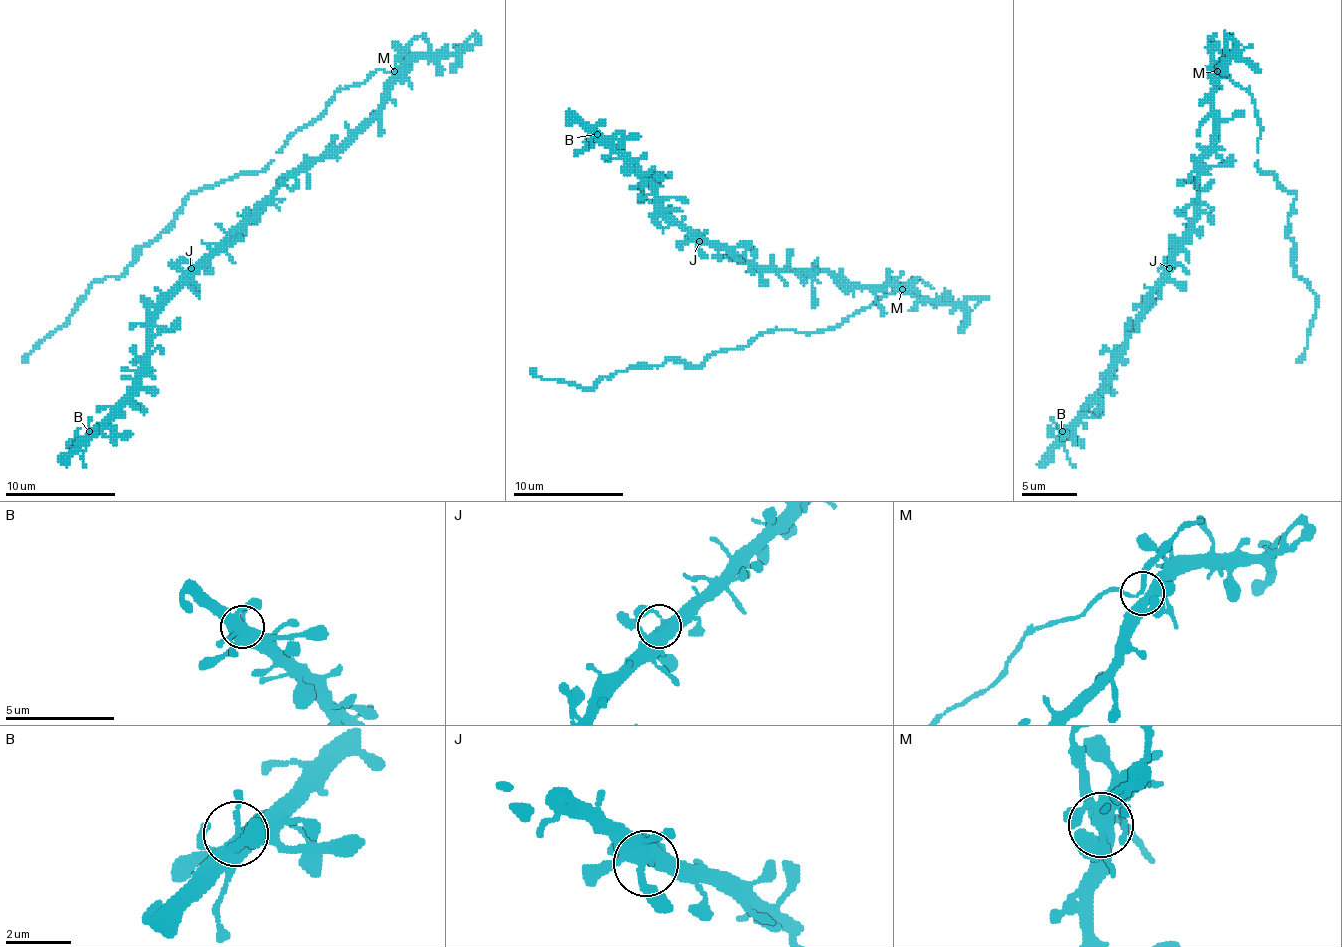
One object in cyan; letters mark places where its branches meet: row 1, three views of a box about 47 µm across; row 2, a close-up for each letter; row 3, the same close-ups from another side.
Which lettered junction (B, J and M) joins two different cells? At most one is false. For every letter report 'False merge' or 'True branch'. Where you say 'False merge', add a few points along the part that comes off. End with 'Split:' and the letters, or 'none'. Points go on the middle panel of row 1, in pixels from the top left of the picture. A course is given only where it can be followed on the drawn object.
B: True branch
J: True branch
M: True branch
Split: none

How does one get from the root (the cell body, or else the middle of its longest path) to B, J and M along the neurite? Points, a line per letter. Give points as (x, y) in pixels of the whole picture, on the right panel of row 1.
B: (1213, 91), (1213, 141), (1200, 158), (1200, 216), (1191, 238), (1136, 318), (1108, 387), (1062, 431)
J: (1213, 91), (1213, 141), (1200, 158), (1200, 216), (1178, 243), (1169, 268)
M: (1213, 91), (1216, 72)

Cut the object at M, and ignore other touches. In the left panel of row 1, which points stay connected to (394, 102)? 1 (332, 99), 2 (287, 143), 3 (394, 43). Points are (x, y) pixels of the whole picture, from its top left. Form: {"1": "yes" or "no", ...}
{"1": "no", "2": "no", "3": "yes"}

